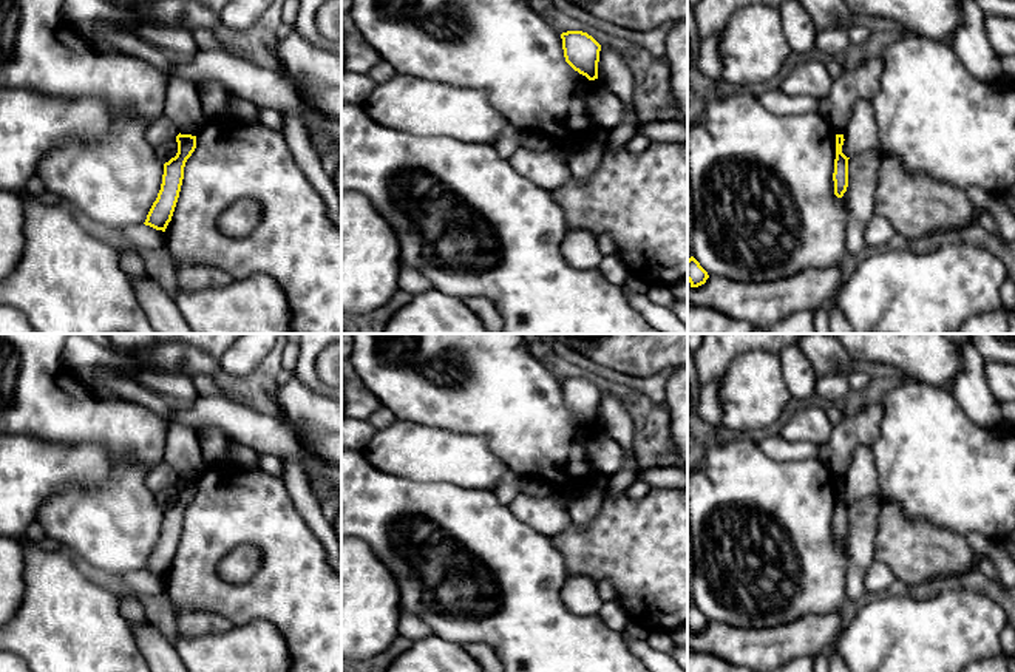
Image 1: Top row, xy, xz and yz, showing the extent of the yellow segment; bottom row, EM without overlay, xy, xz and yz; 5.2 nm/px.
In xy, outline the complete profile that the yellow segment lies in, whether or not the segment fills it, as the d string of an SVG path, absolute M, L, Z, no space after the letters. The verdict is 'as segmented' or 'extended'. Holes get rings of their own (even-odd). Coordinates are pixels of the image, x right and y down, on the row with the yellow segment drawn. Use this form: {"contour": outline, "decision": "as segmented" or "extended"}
{"contour": "M179 133L176 142L178 153L164 164L161 190L144 222L145 226L162 232L165 232L171 221L184 179L185 162L196 148L196 136Z", "decision": "as segmented"}

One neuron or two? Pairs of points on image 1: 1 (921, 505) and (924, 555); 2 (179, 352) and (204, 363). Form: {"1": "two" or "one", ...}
{"1": "two", "2": "one"}

